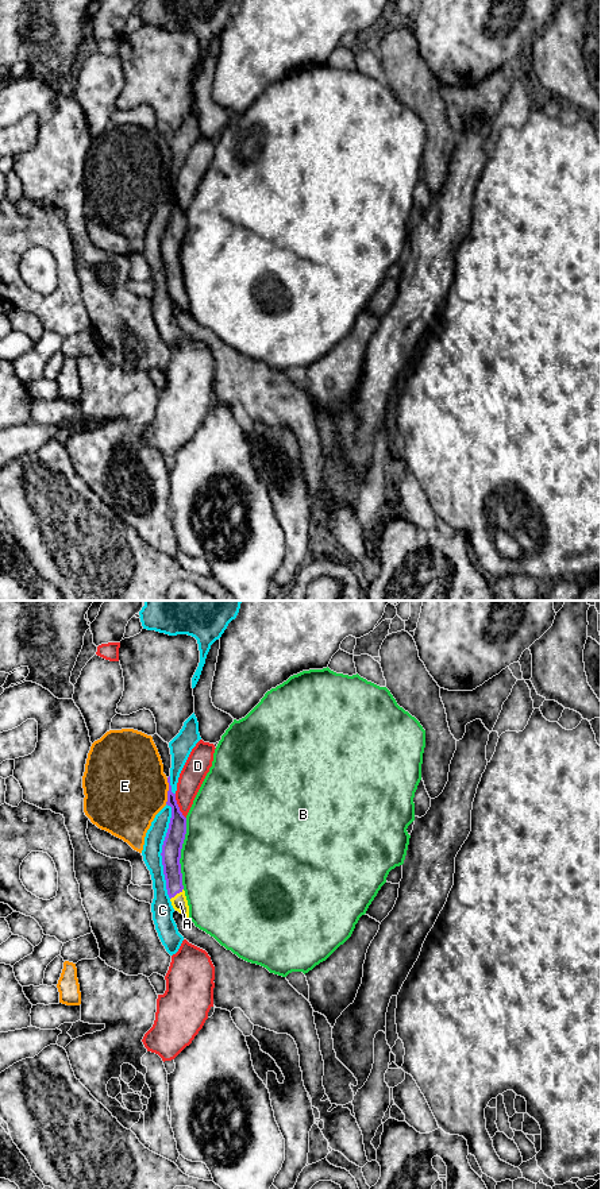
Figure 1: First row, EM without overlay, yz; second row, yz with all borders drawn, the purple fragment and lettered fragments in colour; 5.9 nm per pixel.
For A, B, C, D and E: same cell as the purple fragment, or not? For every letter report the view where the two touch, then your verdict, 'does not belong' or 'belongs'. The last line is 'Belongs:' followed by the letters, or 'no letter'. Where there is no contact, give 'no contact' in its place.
A: contact in yz; belongs
B: contact in yz; does not belong
C: contact in yz; does not belong
D: contact in yz; does not belong
E: contact in yz; does not belong
Belongs: A

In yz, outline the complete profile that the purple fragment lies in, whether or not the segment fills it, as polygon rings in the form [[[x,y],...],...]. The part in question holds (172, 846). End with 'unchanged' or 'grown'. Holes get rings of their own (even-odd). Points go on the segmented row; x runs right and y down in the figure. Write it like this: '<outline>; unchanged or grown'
[[[170,776],[167,777],[169,791],[166,804],[172,807],[169,829],[162,845],[162,865],[166,880],[166,889],[176,911],[189,918],[189,906],[182,885],[181,849],[186,834],[186,818],[180,811],[176,794],[172,792]]]; grown

